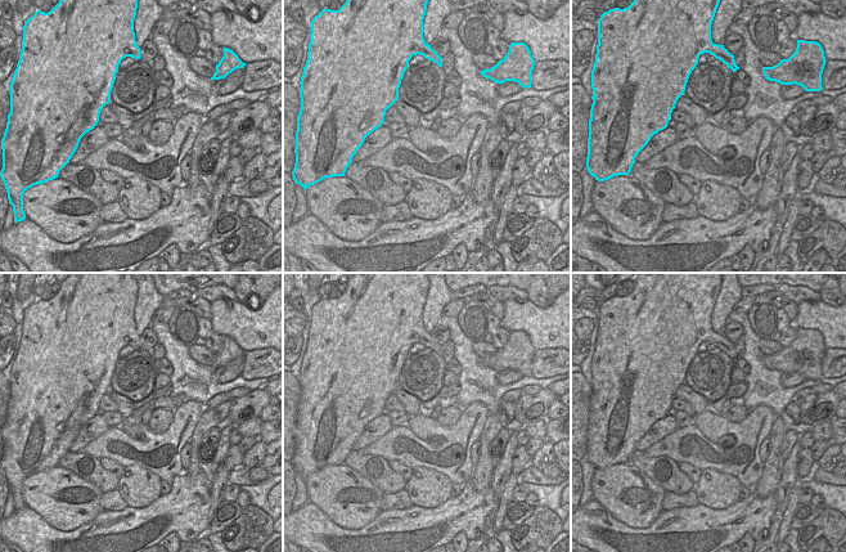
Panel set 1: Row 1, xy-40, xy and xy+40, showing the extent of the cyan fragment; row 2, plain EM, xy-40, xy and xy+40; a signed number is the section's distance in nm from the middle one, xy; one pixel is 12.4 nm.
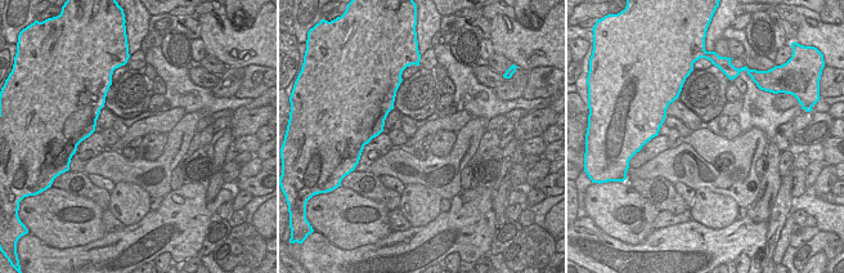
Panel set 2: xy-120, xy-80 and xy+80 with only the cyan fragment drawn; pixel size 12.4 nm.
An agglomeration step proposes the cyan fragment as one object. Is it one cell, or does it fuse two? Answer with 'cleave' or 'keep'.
keep

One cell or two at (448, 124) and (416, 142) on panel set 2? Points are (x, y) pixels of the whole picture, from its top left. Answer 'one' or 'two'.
one

